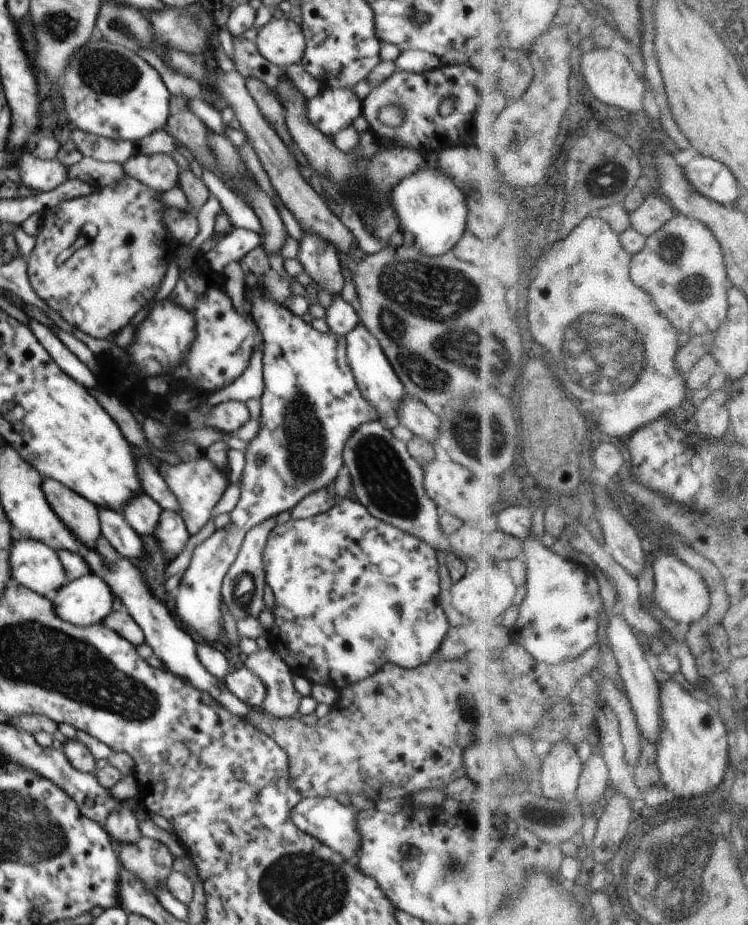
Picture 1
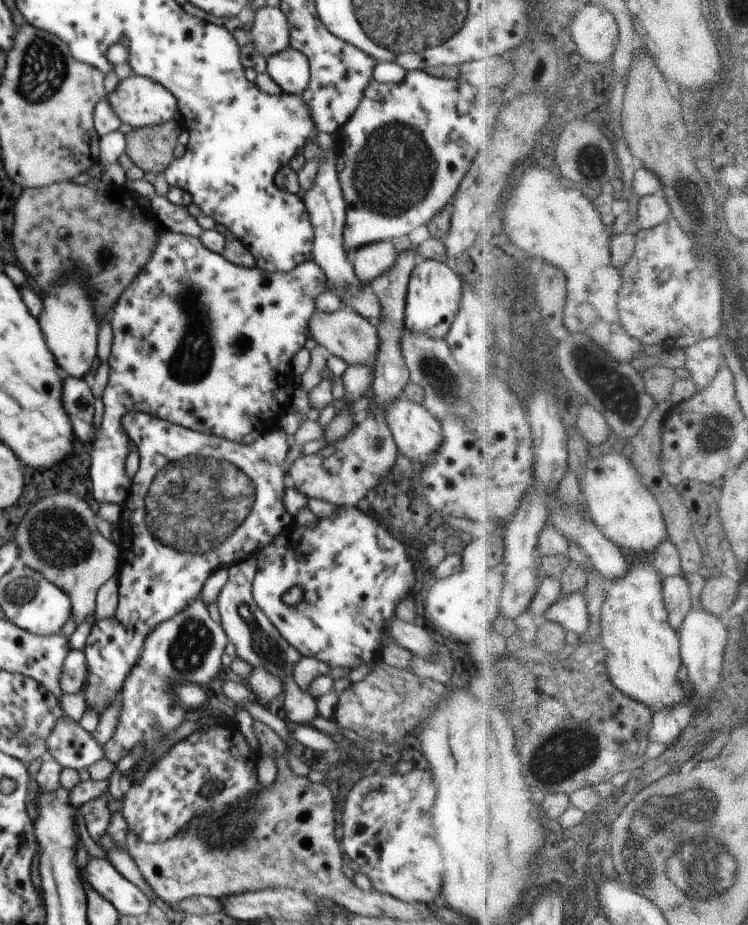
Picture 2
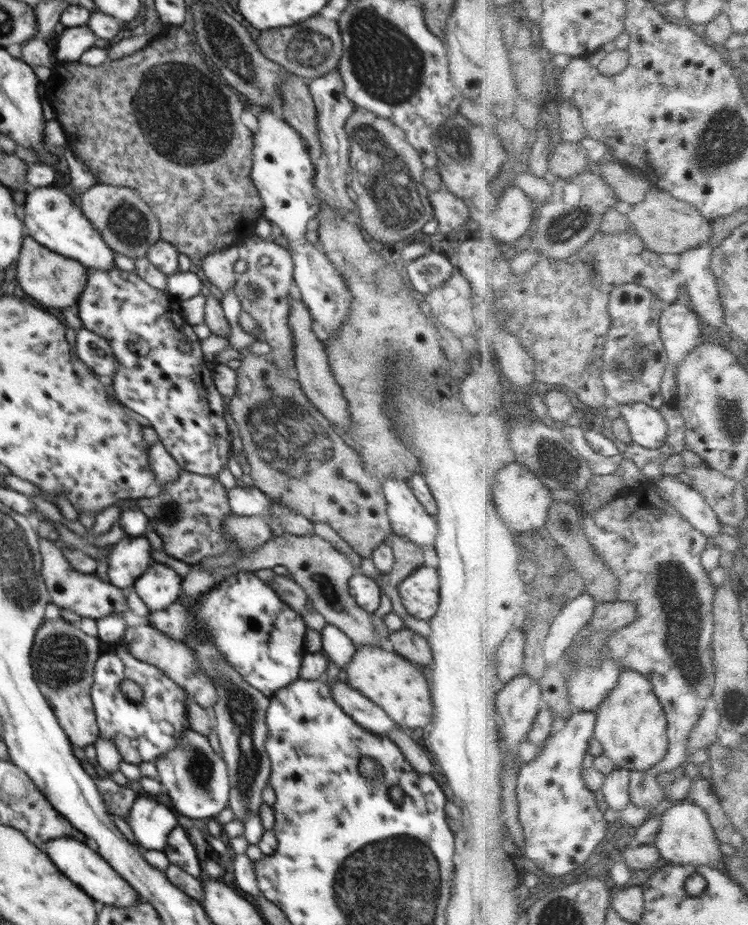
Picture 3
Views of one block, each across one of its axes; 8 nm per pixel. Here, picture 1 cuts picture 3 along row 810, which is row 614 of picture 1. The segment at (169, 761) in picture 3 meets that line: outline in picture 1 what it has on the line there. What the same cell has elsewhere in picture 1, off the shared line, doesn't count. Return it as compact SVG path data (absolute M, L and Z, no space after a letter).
M246 273L246 289L247 292L250 292L249 313L251 314L253 322L256 324L259 331L260 349L262 350L263 356L264 394L262 394L261 397L262 414L260 414L258 419L260 422L260 432L258 432L258 436L256 436L256 438L248 442L248 446L246 446L246 449L244 450L245 466L241 477L240 500L238 500L238 504L236 504L234 510L229 513L229 524L224 526L224 528L220 528L220 530L216 530L211 536L208 536L202 544L198 544L198 546L194 548L192 560L190 560L188 568L184 570L184 574L182 574L180 592L178 592L178 596L176 596L176 592L174 593L175 616L179 617L182 622L185 622L187 627L190 627L195 634L197 633L196 635L199 635L210 644L217 642L220 638L219 635L221 631L224 630L224 618L222 617L221 611L221 604L223 602L223 596L221 594L222 582L224 581L230 566L232 566L232 562L236 560L236 554L238 554L240 544L242 543L246 532L248 532L252 526L256 526L256 524L260 524L260 522L264 522L264 520L272 518L272 516L278 517L278 514L281 514L282 512L291 512L296 507L296 504L299 504L300 500L308 496L308 494L312 494L312 492L316 492L316 490L321 490L322 488L332 487L336 477L338 476L338 472L340 472L343 465L343 452L346 440L348 440L348 438L350 438L350 436L352 436L352 434L354 434L354 432L356 432L362 424L381 420L380 416L378 416L378 412L376 412L376 408L374 408L374 406L372 406L372 404L370 404L370 402L362 396L362 392L360 392L358 386L356 385L347 359L346 340L344 336L337 336L330 331L326 334L318 332L318 330L314 330L310 323L306 323L302 320L302 318L292 314L292 312L290 312L285 305L282 306L282 304L276 304L274 300L266 298L266 296L264 296L264 290L262 290L262 288L260 288L260 284L258 284L258 277L254 276L254 274Z

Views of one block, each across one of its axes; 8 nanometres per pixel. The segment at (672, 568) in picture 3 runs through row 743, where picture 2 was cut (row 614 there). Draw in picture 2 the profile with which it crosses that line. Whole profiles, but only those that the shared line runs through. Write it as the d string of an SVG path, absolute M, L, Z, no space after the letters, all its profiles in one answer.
M684 575L667 577L664 579L664 600L671 613L671 622L680 631L685 620L696 606L690 592L690 582Z

